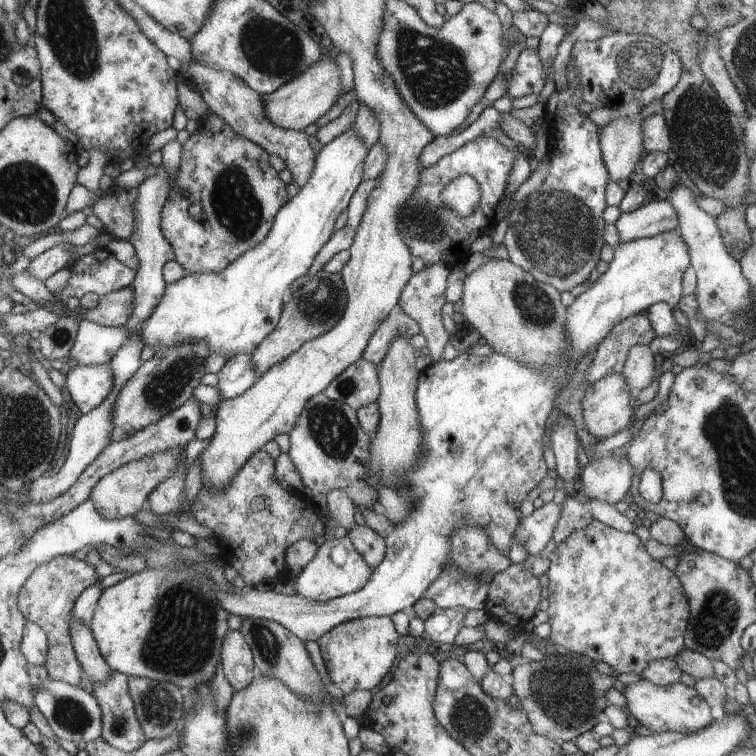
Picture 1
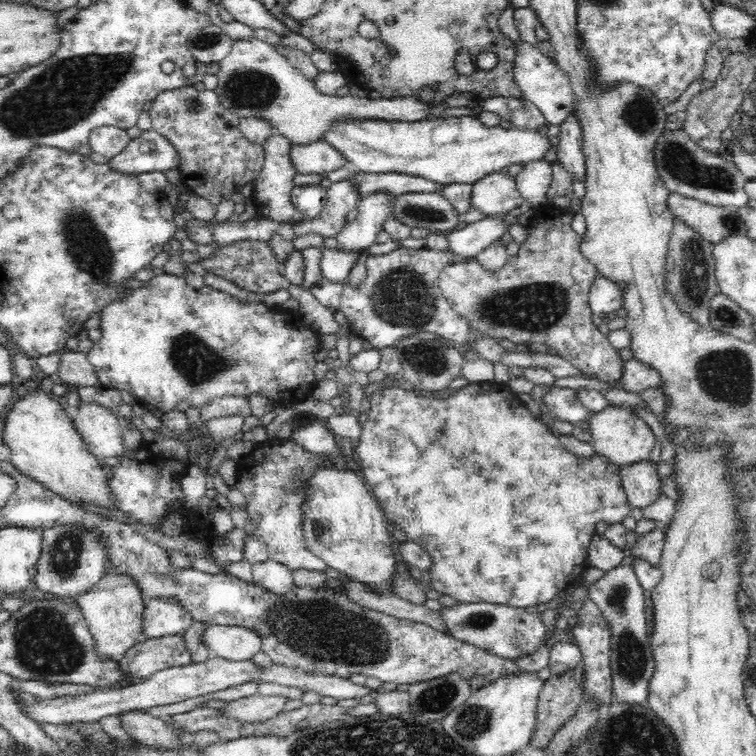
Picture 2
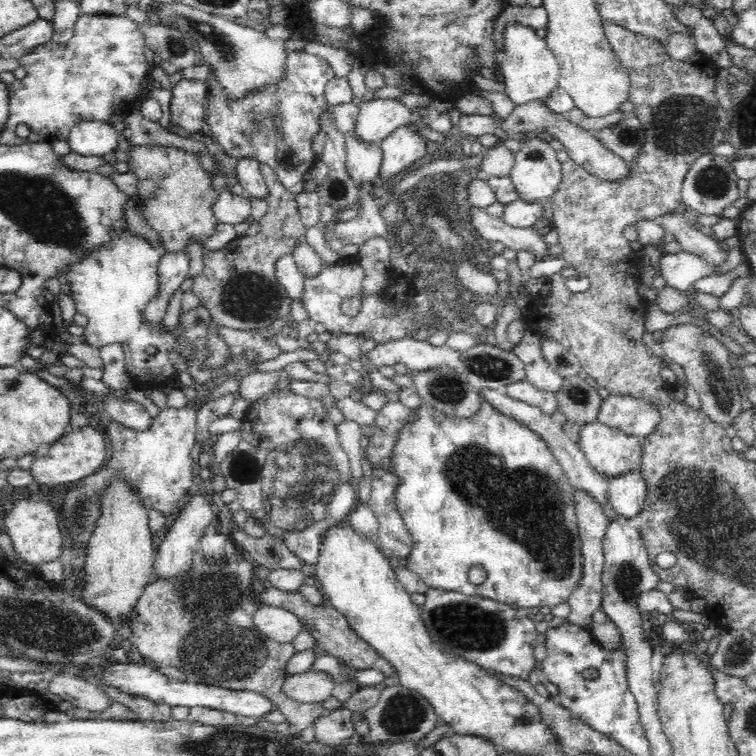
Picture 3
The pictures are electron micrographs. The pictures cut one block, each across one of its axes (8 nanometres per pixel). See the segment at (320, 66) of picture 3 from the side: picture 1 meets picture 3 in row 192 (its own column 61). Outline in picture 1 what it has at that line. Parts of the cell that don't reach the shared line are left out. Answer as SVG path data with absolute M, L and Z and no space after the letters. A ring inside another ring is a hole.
M108 250L95 252L86 256L78 256L72 264L69 265L71 270L71 279L68 287L58 297L66 302L71 297L81 299L88 293L96 294L98 297L107 297L109 293L116 293L125 287L131 287L135 282L136 274L134 270L118 262L115 256Z

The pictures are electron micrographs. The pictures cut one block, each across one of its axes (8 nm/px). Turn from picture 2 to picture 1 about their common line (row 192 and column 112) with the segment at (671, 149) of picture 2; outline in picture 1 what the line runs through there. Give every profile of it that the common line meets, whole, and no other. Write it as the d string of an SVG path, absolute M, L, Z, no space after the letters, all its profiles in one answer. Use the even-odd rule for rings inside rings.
M113 671L111 678L105 684L93 683L93 685L93 694L101 709L101 740L124 753L132 753L143 747L147 739L137 722L134 706L129 696L128 677Z

